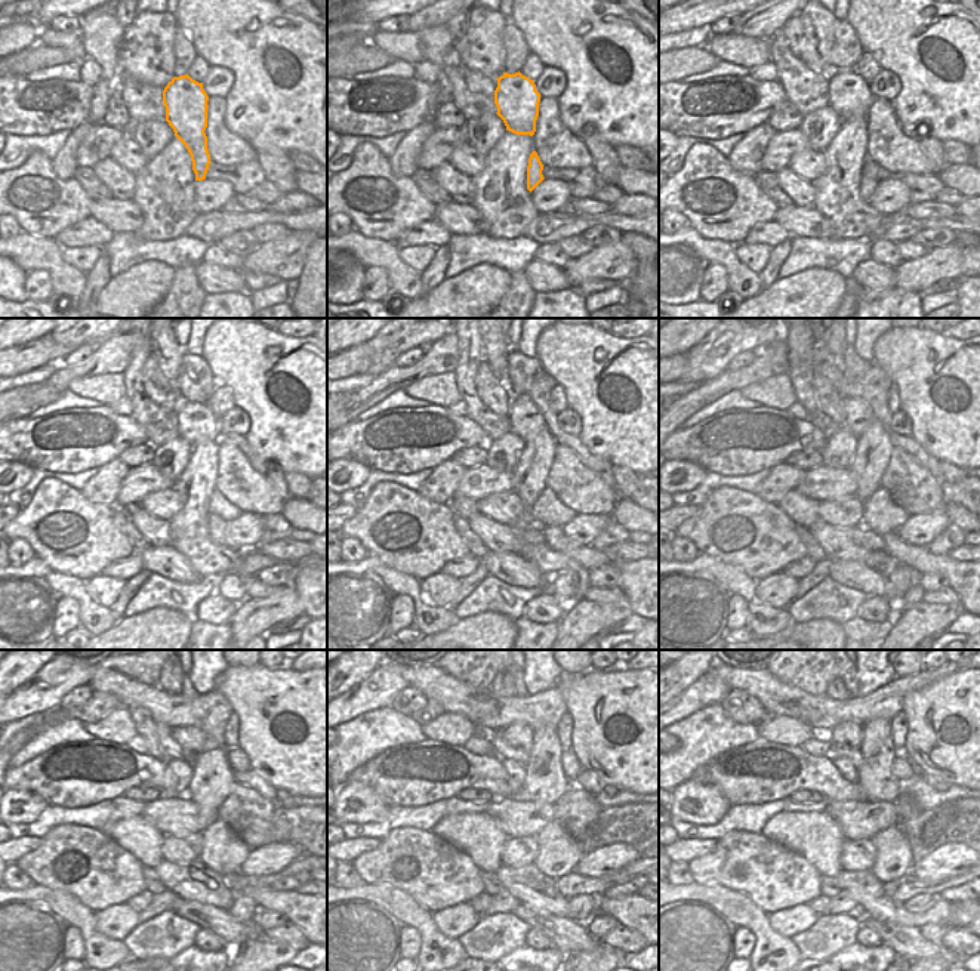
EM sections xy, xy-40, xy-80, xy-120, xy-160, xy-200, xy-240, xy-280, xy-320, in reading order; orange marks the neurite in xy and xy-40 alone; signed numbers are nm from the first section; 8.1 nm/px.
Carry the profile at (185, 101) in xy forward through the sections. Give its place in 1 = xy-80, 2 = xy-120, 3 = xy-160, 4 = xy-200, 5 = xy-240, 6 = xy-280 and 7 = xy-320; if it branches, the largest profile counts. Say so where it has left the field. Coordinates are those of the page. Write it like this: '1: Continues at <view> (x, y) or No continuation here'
1: Continues at xy-80 (850, 95)
2: Continues at xy-120 (196, 422)
3: Continues at xy-160 (585, 555)
4: Continues at xy-200 (960, 573)
5: Continues at xy-240 (296, 908)
6: Continues at xy-280 (628, 911)
7: Continues at xy-320 (960, 912).

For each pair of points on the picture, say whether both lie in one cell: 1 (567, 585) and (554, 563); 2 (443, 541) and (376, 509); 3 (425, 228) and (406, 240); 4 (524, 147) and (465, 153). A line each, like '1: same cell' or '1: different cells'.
1: different cells
2: same cell
3: same cell
4: different cells

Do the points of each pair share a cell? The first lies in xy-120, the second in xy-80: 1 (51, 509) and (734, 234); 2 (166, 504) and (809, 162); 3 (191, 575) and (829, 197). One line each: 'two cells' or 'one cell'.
1: one cell
2: one cell
3: two cells

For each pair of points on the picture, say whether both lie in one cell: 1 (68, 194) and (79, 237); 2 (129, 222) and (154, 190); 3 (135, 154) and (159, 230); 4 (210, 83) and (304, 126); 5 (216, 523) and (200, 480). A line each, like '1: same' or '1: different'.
1: different
2: different
3: different
4: different
5: different

